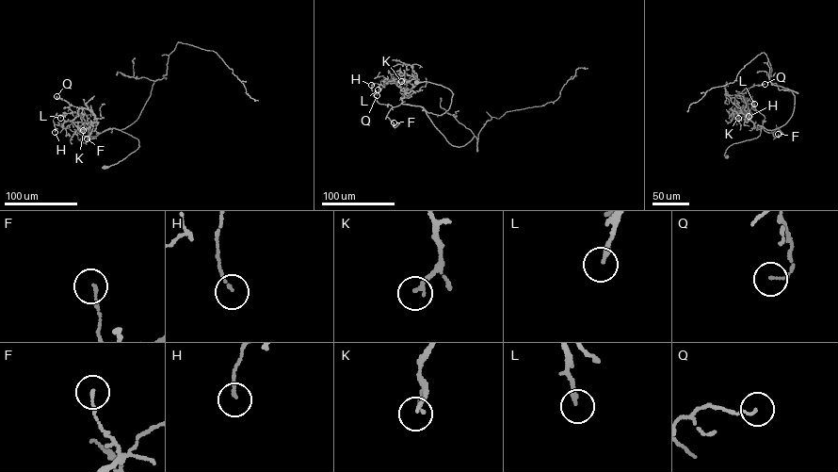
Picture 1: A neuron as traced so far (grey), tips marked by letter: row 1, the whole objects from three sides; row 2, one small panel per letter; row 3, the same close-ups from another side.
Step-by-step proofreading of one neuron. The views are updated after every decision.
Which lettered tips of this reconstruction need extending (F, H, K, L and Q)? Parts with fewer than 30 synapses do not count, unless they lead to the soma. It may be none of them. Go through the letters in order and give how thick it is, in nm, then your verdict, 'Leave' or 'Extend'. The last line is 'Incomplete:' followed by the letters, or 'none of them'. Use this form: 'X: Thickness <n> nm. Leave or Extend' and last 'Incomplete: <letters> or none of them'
F: Thickness 130 nm. Leave
H: Thickness 110 nm. Leave
K: Thickness 160 nm. Leave
L: Thickness 200 nm. Leave
Q: Thickness 100 nm. Leave
Incomplete: none of them

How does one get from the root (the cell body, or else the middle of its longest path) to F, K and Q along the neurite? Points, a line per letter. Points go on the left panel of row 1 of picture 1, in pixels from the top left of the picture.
F: (104, 167), (117, 164), (135, 151), (139, 146), (138, 139), (114, 128), (78, 139), (85, 143), (87, 138)
K: (104, 167), (135, 151), (138, 139), (114, 128), (90, 137), (88, 126), (94, 122), (85, 123), (83, 130)
Q: (104, 167), (135, 151), (138, 139), (114, 128), (89, 136), (85, 120), (56, 96)

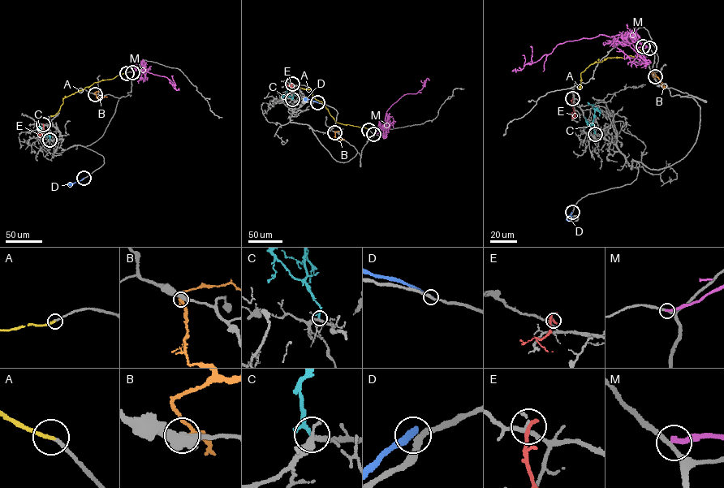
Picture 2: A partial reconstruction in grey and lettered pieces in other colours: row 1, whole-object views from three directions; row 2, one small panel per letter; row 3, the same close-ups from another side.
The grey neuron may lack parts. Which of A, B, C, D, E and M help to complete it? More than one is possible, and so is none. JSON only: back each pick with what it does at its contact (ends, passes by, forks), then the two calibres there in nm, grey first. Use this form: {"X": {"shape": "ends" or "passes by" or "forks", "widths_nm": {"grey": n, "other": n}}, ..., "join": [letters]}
{"A": {"shape": "ends", "widths_nm": {"grey": 200, "other": 200}}, "join": ["A"]}

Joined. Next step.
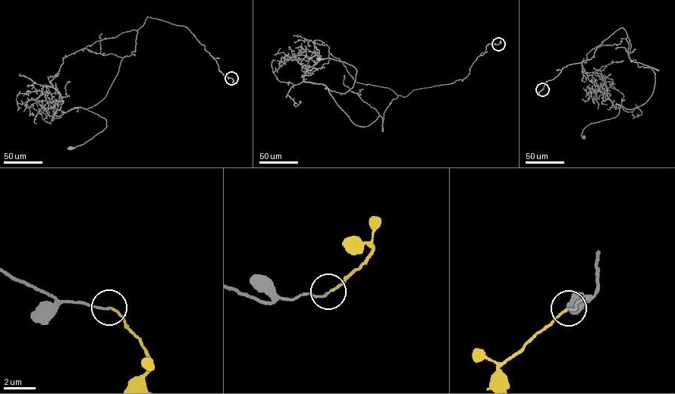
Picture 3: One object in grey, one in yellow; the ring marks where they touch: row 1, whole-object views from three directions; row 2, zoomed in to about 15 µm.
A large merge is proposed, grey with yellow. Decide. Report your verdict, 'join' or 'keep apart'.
join

